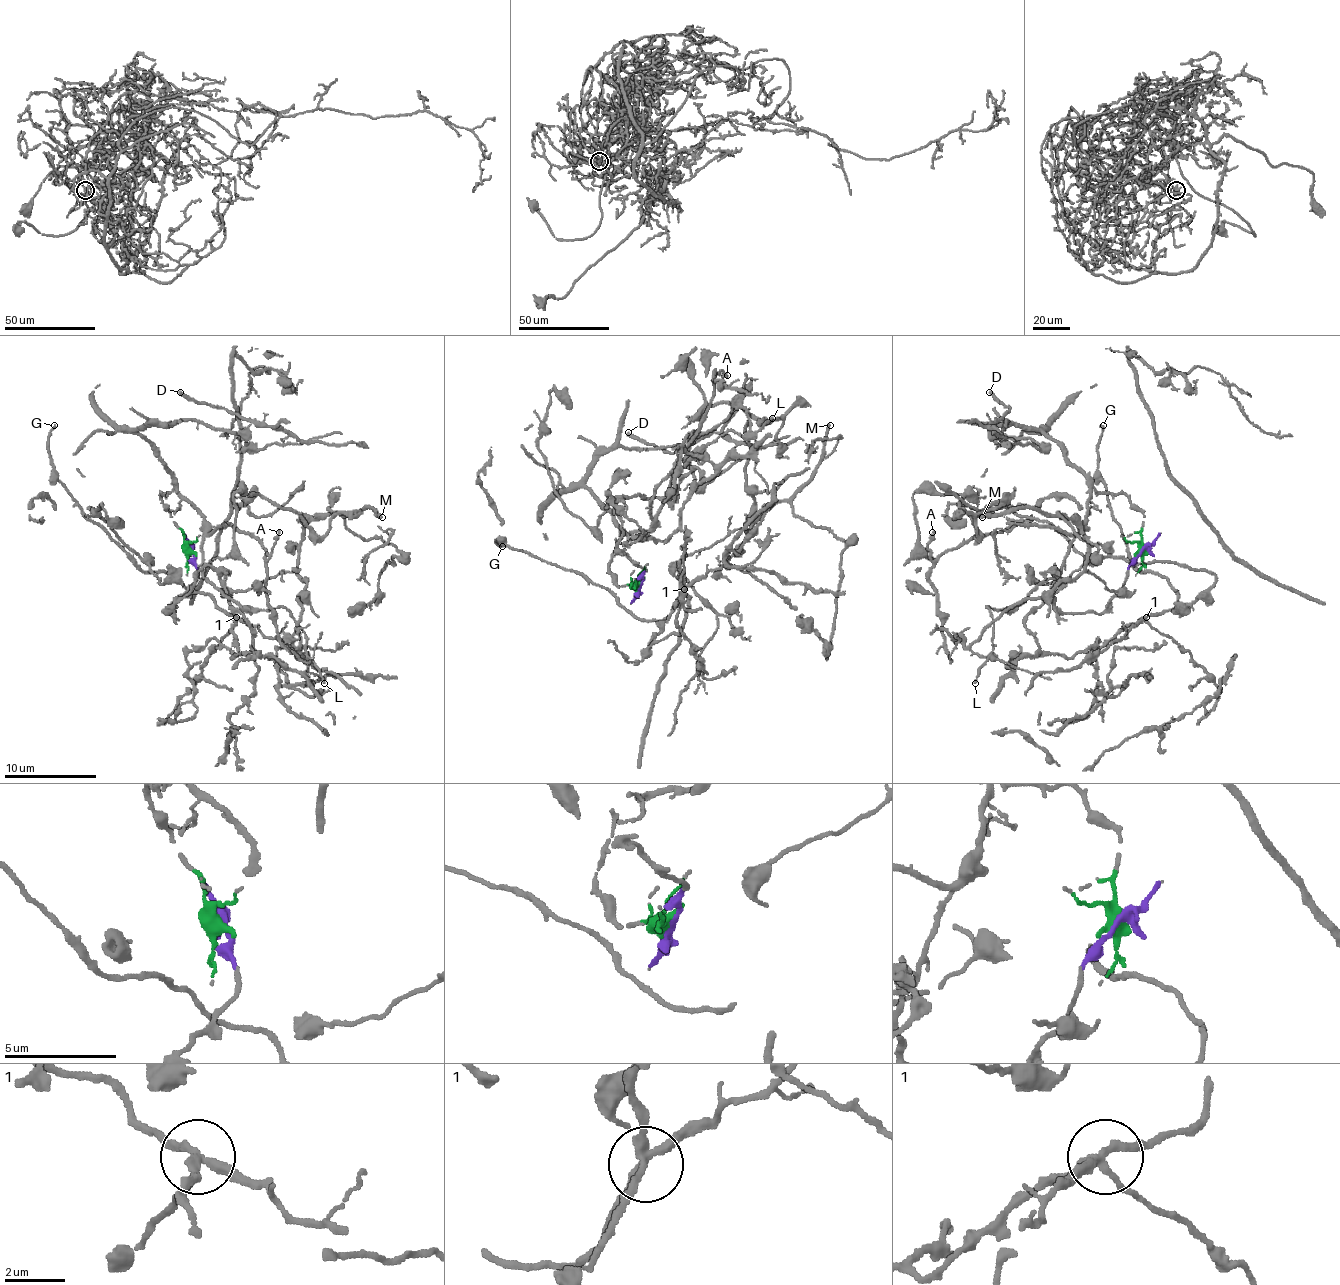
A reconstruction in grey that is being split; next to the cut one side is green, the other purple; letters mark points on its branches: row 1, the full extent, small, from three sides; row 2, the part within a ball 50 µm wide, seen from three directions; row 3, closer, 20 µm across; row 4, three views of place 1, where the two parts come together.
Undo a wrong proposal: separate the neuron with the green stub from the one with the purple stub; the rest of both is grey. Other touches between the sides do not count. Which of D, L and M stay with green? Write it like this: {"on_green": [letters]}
{"on_green": ["D", "L", "M"]}

